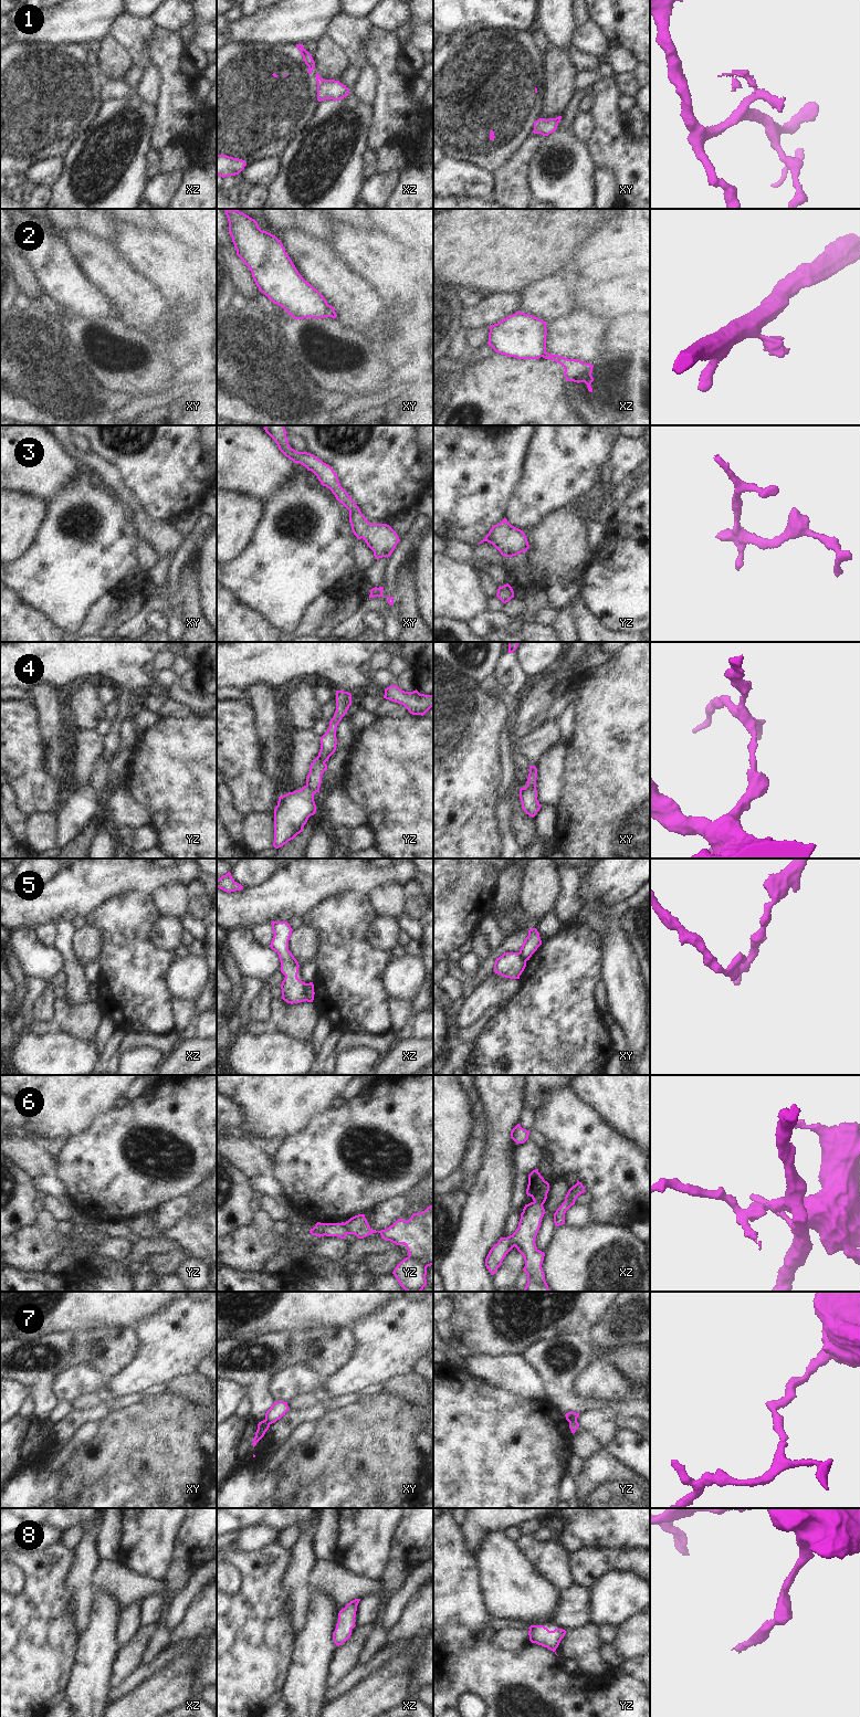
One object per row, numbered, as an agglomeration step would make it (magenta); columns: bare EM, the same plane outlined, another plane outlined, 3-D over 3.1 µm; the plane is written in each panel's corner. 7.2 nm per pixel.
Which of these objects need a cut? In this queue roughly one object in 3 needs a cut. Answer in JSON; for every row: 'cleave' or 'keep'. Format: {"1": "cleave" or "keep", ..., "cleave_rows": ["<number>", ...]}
{"1": "cleave", "2": "cleave", "3": "keep", "4": "cleave", "5": "cleave", "6": "cleave", "7": "cleave", "8": "keep", "cleave_rows": ["1", "2", "4", "5", "6", "7"]}

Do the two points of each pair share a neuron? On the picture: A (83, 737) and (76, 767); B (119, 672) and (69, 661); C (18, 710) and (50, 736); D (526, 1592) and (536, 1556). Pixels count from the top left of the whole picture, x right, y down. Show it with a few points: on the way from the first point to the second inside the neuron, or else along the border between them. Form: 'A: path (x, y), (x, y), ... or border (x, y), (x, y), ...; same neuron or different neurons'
A: path (83, 745), (83, 759); same neuron
B: path (107, 661), (81, 661); same neuron
C: border (33, 703), (37, 709), (39, 733), (46, 754); different neurons
D: border (517, 1545), (528, 1562), (551, 1584); different neurons

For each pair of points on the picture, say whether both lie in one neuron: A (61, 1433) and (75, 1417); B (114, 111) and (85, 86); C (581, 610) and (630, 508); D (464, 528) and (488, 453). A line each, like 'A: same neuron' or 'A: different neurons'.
A: same neuron
B: different neurons
C: different neurons
D: same neuron

